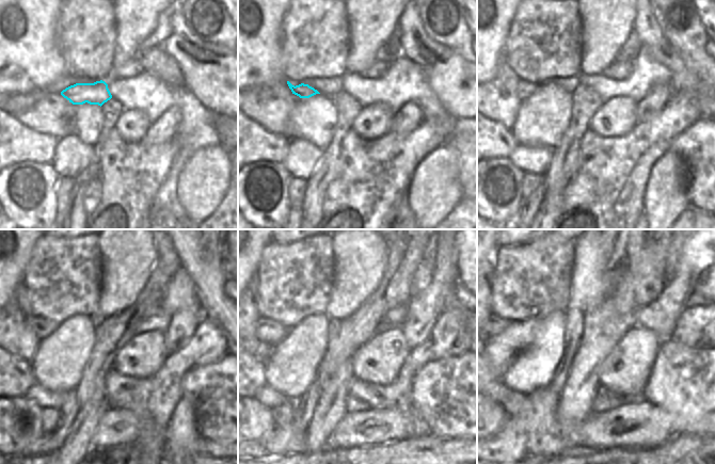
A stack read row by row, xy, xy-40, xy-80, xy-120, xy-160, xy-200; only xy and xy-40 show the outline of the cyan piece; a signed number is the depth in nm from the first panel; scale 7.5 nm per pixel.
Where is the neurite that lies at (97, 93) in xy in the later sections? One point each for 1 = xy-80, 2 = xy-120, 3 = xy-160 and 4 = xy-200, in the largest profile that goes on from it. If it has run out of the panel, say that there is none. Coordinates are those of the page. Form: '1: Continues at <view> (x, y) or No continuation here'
1: Continues at xy-80 (524, 89)
2: Continues at xy-120 (43, 328)
3: Continues at xy-160 (269, 331)
4: Continues at xy-200 (498, 324).

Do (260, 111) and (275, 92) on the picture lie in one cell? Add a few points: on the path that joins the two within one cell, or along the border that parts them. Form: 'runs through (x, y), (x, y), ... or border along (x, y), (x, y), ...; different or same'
runs through (265, 107), (275, 96); same

